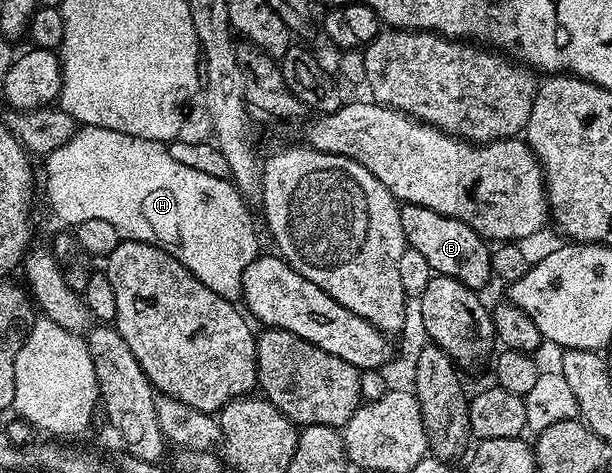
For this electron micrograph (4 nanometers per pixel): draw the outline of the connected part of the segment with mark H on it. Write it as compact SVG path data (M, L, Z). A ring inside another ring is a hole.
M90 125L77 128L76 134L66 143L62 143L53 153L47 154L45 161L48 161L44 165L44 189L48 192L48 205L58 220L68 224L65 226L75 227L86 223L86 219L102 219L104 222L110 223L110 227L114 227L114 231L118 231L121 239L150 243L154 247L166 251L174 259L178 259L178 263L182 263L182 267L186 267L186 271L190 271L198 280L206 283L206 287L210 287L210 291L214 291L214 295L222 295L230 302L235 302L241 296L240 280L244 269L250 267L250 263L261 252L261 249L260 241L256 238L256 225L252 222L247 207L244 206L247 205L245 198L241 197L231 180L214 179L214 175L205 175L203 171L194 171L183 163L177 163L170 155L168 145L163 141L136 138L134 135L123 134L120 131L107 130L106 127Z

